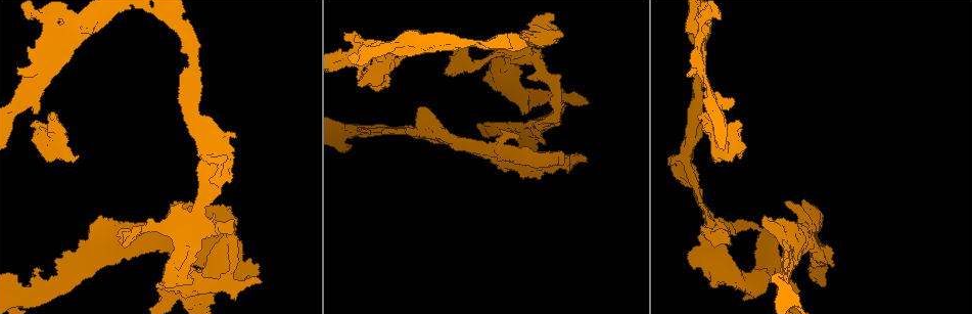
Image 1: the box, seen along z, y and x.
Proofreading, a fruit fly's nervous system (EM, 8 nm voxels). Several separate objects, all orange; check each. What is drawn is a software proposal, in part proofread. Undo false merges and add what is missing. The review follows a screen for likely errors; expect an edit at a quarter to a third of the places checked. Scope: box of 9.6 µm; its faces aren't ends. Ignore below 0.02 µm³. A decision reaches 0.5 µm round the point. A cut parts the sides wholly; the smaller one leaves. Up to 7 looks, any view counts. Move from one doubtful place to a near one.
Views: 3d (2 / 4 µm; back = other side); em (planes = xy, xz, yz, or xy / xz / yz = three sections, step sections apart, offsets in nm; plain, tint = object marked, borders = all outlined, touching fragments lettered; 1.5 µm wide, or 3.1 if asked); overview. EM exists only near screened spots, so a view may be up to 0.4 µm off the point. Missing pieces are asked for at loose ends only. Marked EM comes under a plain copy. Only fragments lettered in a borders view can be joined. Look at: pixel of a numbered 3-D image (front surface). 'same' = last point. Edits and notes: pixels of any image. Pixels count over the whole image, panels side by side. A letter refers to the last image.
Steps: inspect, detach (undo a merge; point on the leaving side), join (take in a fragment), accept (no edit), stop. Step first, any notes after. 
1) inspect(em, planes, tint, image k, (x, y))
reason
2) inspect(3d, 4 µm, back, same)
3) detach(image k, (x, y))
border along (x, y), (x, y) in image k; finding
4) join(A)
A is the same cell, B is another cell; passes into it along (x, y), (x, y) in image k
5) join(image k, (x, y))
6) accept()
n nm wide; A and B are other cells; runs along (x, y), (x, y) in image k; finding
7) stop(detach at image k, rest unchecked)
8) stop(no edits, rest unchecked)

inspect(em, xz, step 4, tint, image 1, (761, 234))

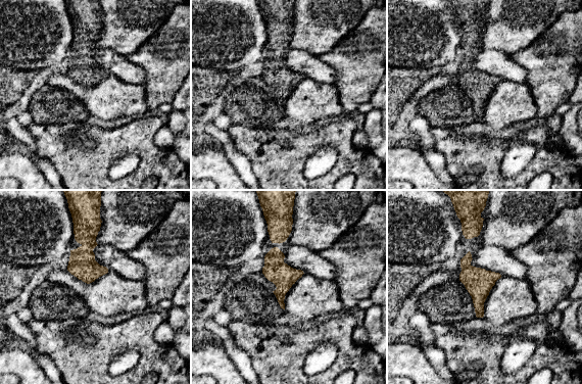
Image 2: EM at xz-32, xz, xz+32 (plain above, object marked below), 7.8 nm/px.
inspect(em, planes, borders, same)
another direction

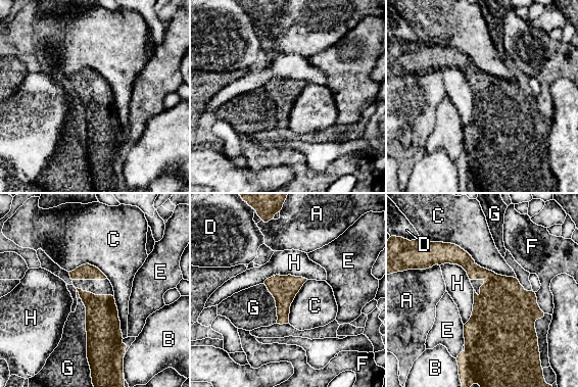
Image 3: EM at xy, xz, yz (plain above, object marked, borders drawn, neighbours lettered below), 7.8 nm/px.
accept()
200 nm wide; A, B, C, D, E, F, G and H are other cells; border along (303, 277), (273, 275), (262, 283) in image 3; all the same neuron

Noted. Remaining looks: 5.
inspect(3d, 2 µm, image 1, (518, 134))
branch stops here

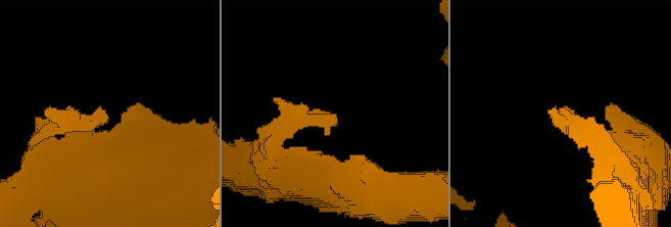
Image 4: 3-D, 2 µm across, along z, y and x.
inspect(em, xz, step 8, borders, image 4, (103, 111))

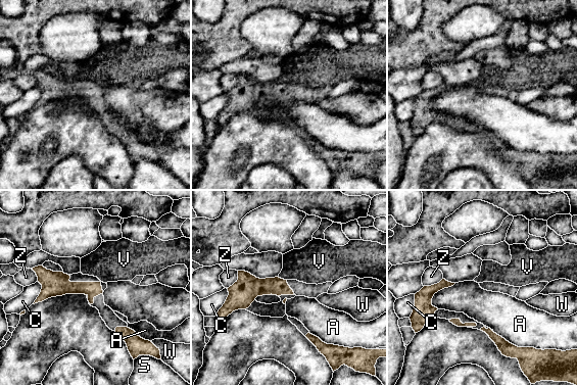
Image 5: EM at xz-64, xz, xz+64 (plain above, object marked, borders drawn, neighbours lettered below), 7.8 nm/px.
join(image 5, (309, 264))
130 nm wide; V is the same cell, A, C, S, W and Z are other cells; the neuron continues

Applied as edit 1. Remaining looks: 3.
inspect(overview)
redraw

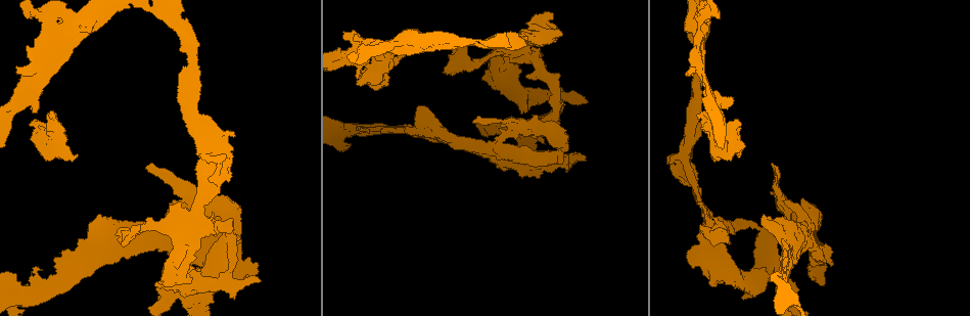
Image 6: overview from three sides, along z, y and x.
inspect(em, planes, tint, image 6, (338, 131))
calibre changes

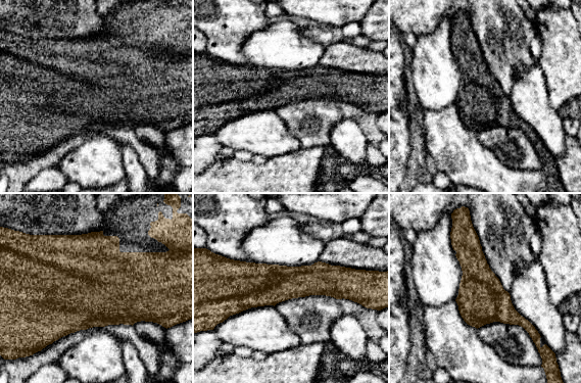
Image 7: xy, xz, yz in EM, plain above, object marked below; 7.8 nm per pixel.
inspect(em, planes, borders, same)
what lies round it

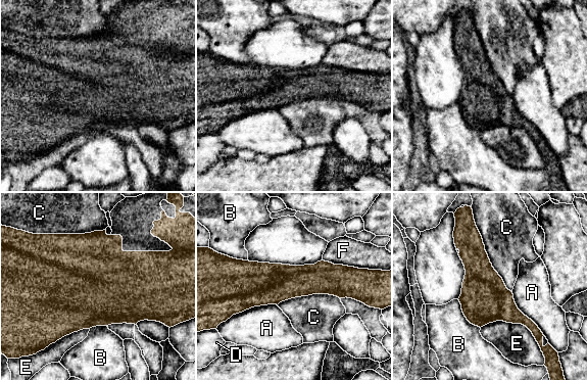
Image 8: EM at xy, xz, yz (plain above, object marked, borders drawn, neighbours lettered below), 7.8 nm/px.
accept()
C touches over 600 nm; A, B, C, D, E and F are other cells; border along (475, 224), (491, 266), (510, 291) in image 8; one neuron here

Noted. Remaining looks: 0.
stop(join at image 5, rest unchecked)

